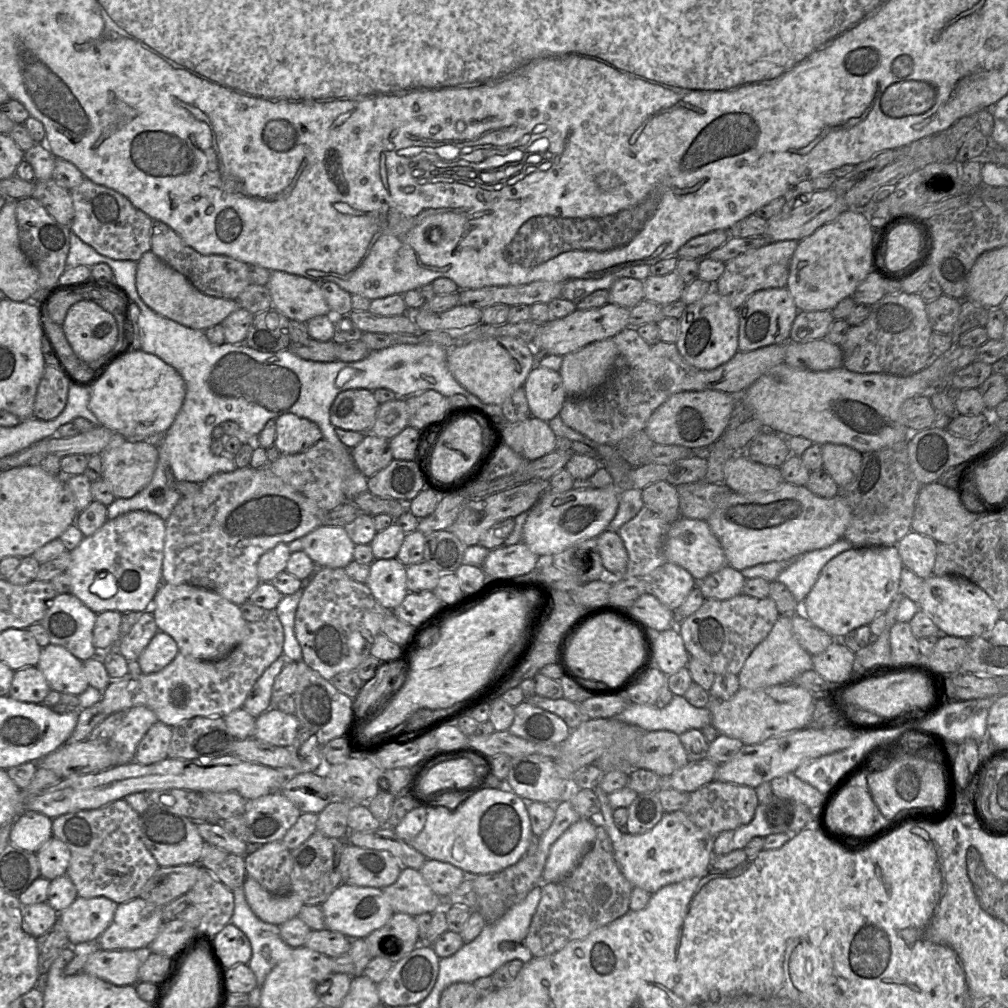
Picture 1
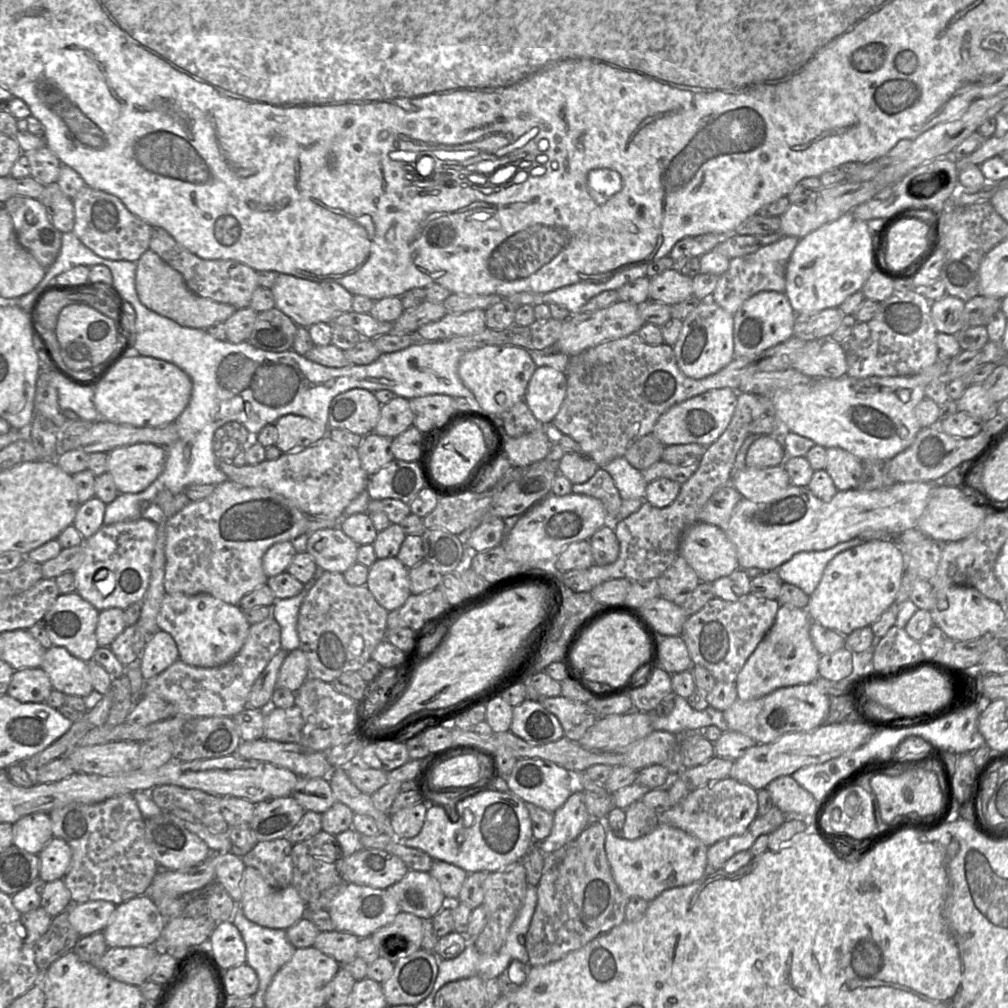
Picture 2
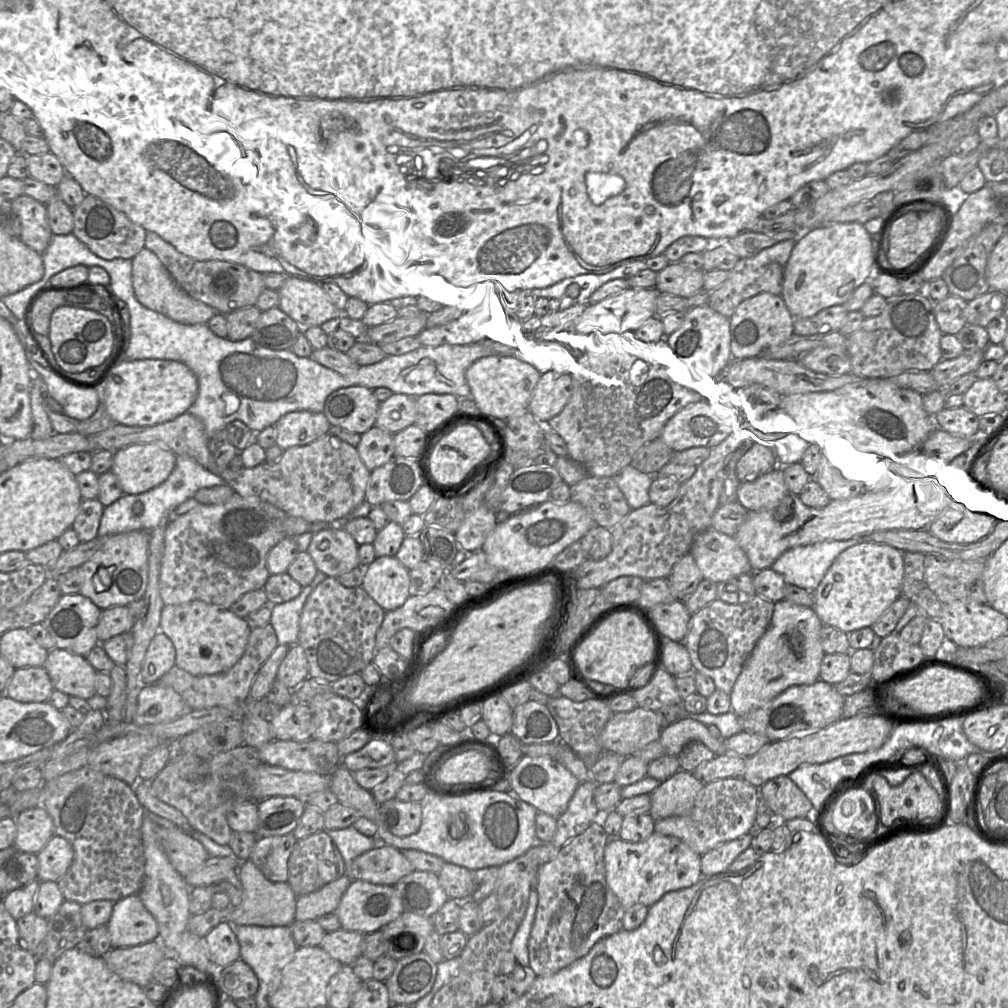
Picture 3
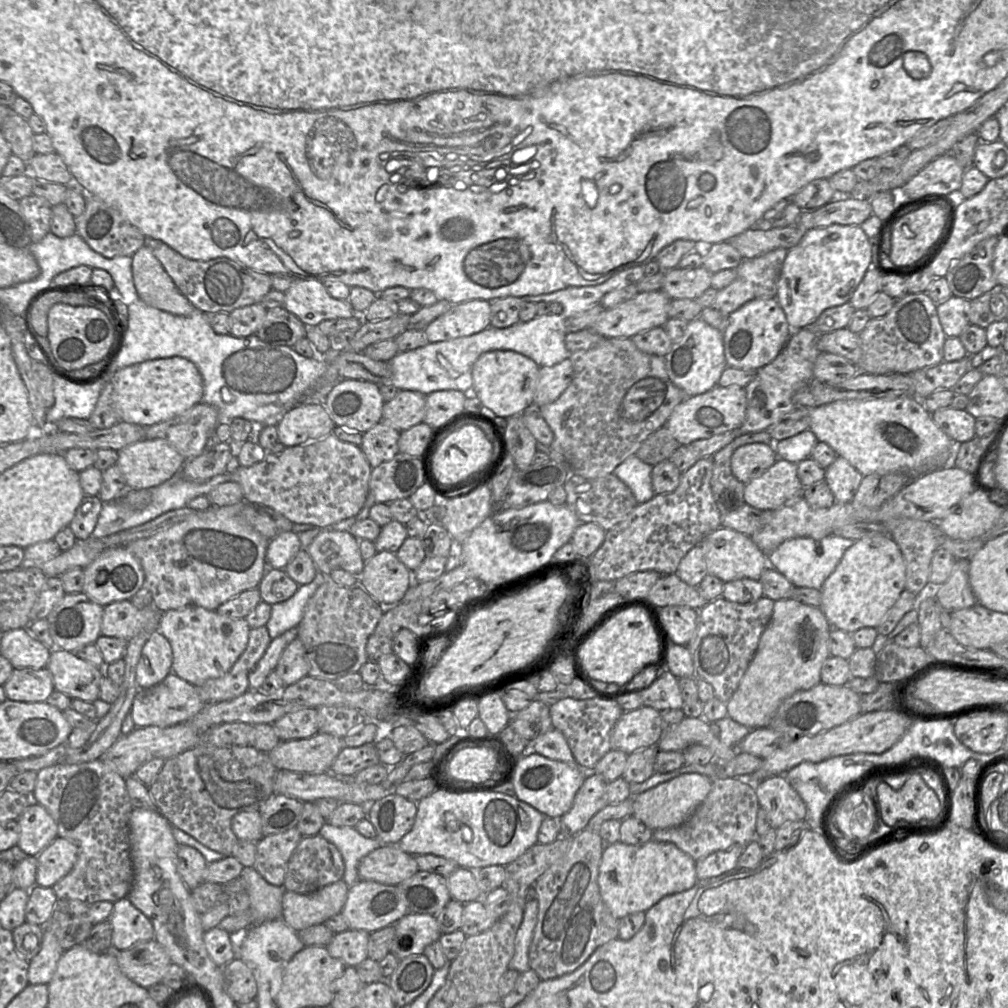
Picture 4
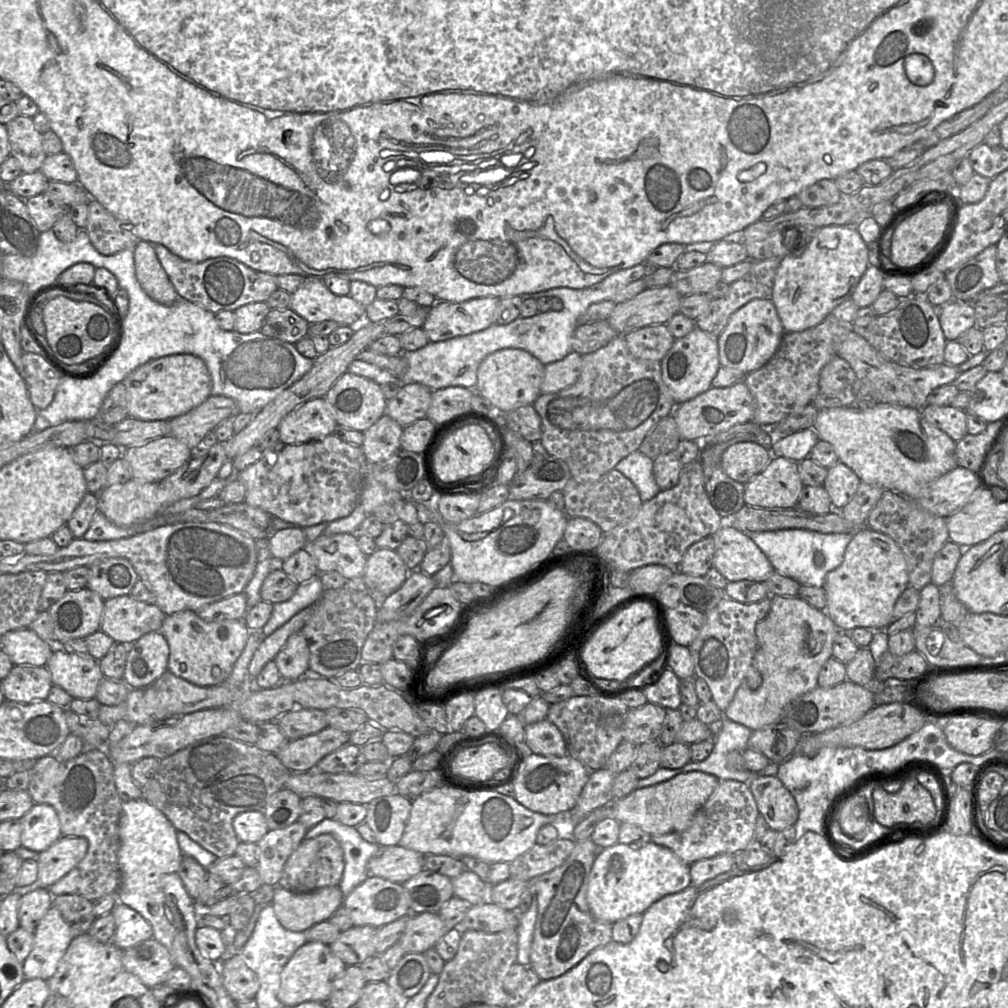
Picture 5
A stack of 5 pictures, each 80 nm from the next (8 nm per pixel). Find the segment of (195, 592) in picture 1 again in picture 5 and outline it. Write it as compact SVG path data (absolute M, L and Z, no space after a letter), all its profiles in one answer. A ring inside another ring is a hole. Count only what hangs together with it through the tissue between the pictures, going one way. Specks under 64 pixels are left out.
M192 610L166 615L159 632L167 640L170 649L167 670L199 687L211 687L222 684L230 676L237 659L244 650L250 631L244 620L206 622Z

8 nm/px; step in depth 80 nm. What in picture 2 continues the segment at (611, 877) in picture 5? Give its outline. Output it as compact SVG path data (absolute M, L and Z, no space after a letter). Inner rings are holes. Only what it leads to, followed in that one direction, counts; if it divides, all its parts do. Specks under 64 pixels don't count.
M607 817L599 819L606 829L605 851L613 878L627 897L652 901L663 891L686 886L701 879L708 870L708 847L698 838L668 824L659 824L651 833L628 840L614 833Z

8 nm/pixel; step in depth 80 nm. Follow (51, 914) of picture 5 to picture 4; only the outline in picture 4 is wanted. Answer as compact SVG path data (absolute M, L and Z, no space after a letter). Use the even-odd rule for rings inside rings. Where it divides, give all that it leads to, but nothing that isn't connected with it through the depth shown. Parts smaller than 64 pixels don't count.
M43 927L43 938L39 952L29 961L28 983L47 985L52 979L57 963L65 952L57 937L49 928Z

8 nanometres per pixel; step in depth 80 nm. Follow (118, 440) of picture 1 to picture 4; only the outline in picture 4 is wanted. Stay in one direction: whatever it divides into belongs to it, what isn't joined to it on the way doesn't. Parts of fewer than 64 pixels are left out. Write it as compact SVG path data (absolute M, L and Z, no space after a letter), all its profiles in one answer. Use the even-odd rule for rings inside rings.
M149 439L118 451L116 465L128 489L153 488L180 472L186 459L166 440Z

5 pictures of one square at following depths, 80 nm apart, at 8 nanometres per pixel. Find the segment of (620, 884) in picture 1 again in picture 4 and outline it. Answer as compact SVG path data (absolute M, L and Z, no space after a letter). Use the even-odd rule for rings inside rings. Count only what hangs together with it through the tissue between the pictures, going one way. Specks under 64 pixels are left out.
M588 829L582 830L581 832L571 837L571 845L568 851L565 853L565 855L561 859L556 861L552 866L550 866L533 883L532 887L534 887L534 889L537 892L538 918L534 929L533 938L529 947L529 964L530 968L536 972L536 974L539 976L541 980L554 979L574 971L579 966L581 966L598 947L608 943L611 940L618 938L619 919L615 918L611 914L607 906L605 905L600 895L600 890L598 885L599 866L602 858L602 853L606 845L609 844L606 844L606 842L604 842L604 840L599 835L599 831L592 831Z

